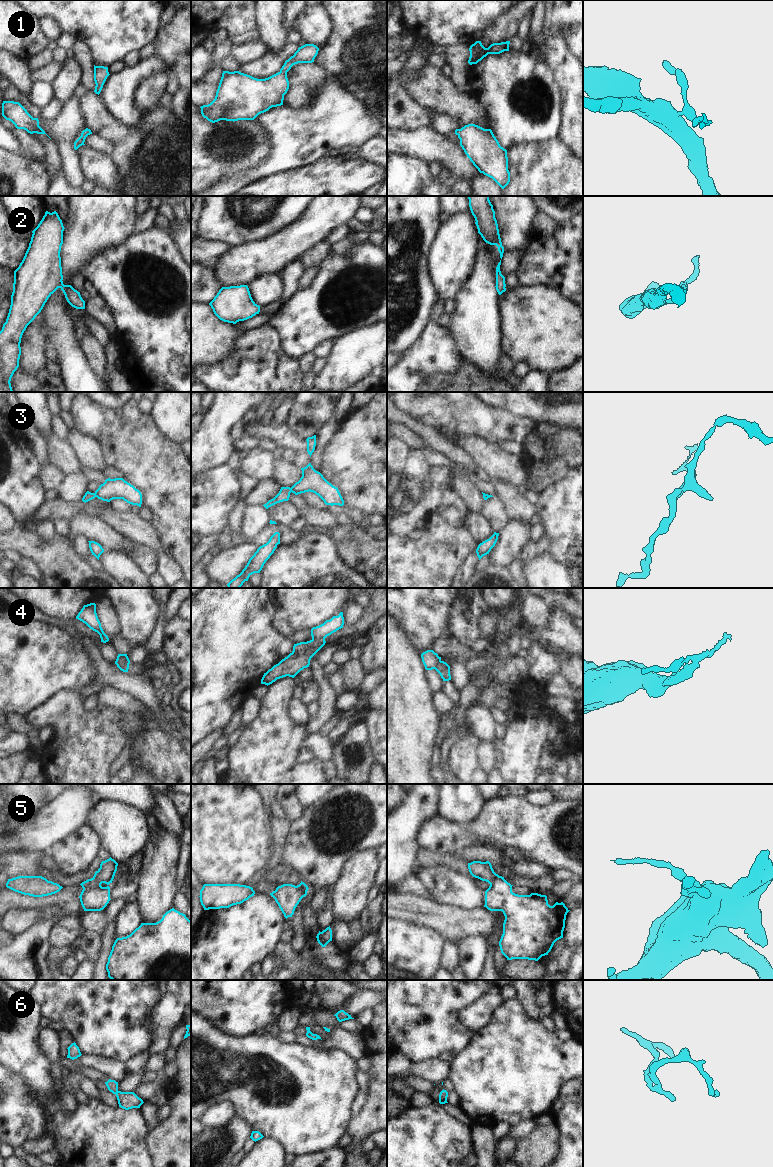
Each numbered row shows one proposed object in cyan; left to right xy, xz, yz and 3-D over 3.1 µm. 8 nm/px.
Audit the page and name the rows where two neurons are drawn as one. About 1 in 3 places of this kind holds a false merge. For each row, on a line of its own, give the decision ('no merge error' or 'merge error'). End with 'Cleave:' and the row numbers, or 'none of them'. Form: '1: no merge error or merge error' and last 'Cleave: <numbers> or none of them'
1: no merge error
2: no merge error
3: no merge error
4: merge error
5: merge error
6: no merge error
Cleave: 4, 5

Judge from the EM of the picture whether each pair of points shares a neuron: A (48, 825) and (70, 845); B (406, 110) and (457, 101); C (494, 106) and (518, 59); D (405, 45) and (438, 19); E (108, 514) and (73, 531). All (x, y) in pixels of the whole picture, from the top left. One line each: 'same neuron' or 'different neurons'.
A: different neurons
B: different neurons
C: same neuron
D: different neurons
E: different neurons

